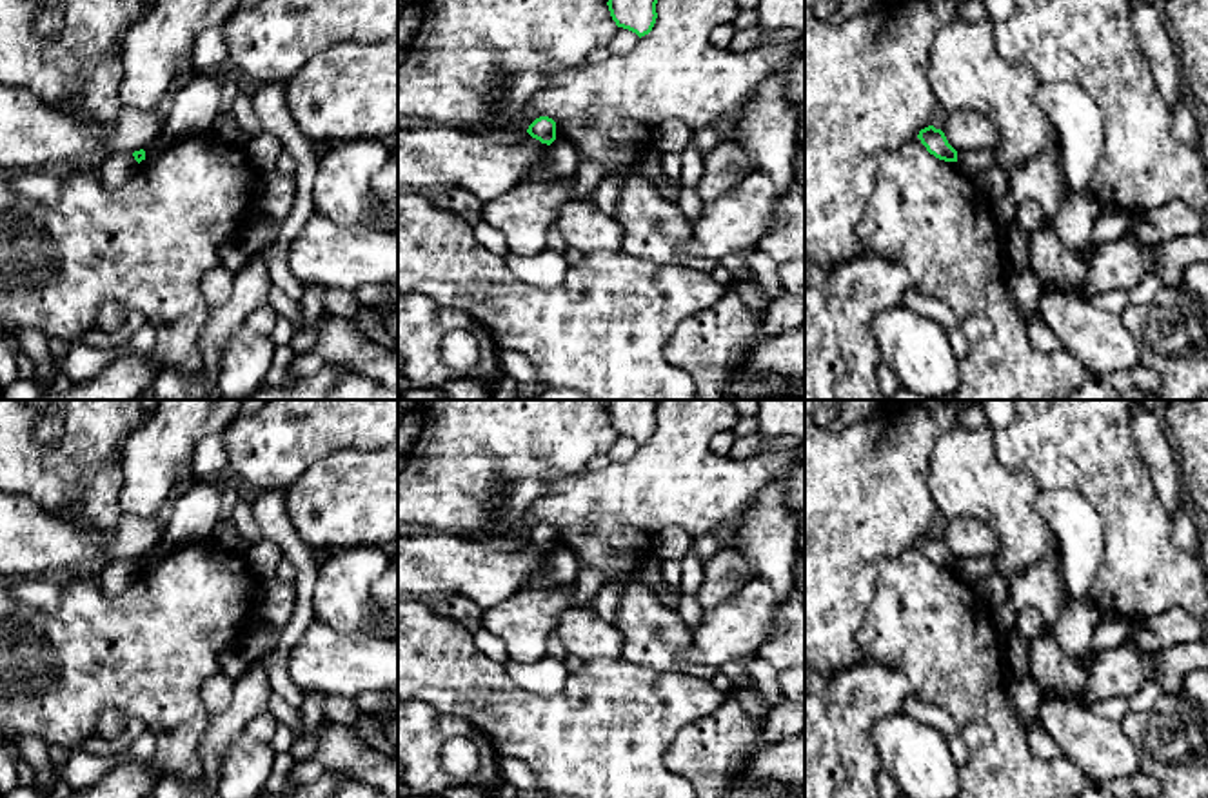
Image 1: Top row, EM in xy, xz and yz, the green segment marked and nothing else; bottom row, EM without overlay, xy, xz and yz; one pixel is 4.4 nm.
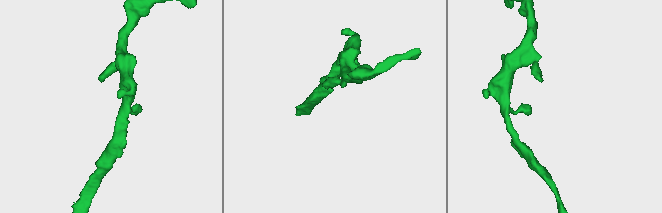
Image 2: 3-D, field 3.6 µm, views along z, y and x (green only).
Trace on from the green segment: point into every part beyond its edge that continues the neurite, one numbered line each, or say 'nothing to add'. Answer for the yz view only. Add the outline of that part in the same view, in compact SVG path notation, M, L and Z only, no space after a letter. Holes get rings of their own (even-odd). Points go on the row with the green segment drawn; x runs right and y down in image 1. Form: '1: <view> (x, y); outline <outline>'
nothing to add

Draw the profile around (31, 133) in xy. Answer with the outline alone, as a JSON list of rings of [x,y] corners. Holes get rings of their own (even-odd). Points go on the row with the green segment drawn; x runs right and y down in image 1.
[[[0,82],[0,171],[9,175],[54,162],[76,164],[107,149],[149,149],[163,138],[167,115],[124,107],[111,124],[85,122],[49,107],[24,87]]]

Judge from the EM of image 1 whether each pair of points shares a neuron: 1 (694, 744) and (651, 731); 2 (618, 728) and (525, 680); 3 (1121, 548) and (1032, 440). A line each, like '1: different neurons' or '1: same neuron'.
1: different neurons
2: different neurons
3: same neuron

